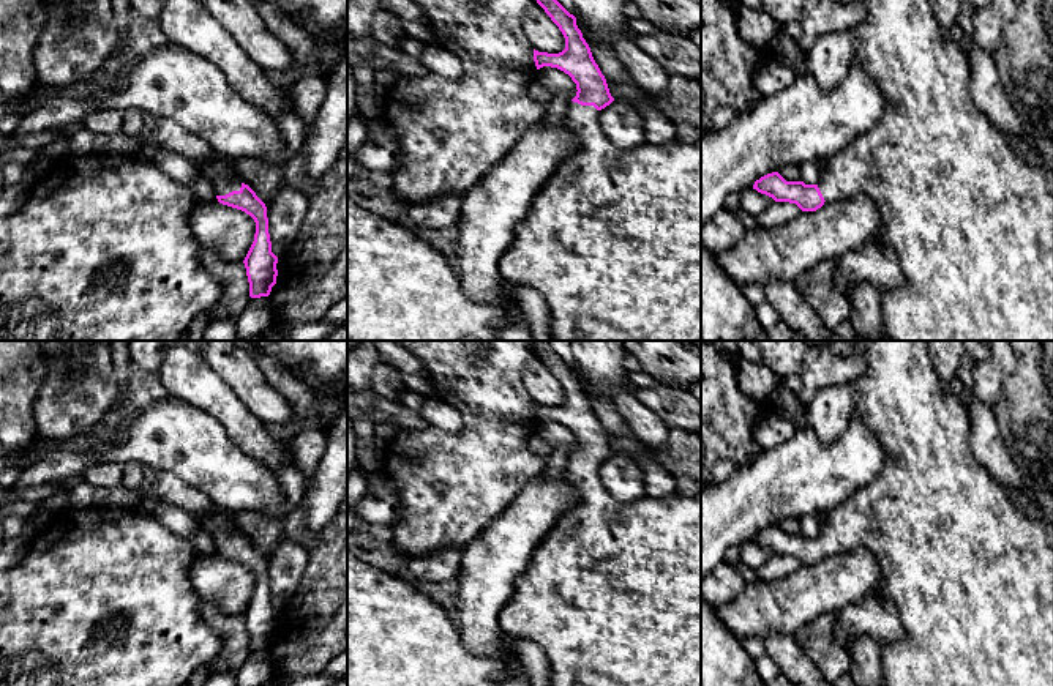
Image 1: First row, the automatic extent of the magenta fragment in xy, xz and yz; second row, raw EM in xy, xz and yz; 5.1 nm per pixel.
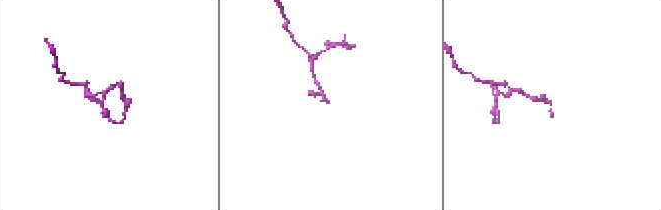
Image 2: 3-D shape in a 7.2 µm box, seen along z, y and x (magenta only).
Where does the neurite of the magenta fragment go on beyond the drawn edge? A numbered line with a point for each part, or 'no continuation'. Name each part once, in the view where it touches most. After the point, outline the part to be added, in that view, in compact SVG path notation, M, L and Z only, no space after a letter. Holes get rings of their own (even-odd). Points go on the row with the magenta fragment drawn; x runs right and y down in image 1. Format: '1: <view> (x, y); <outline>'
1: xy (218, 171); M213 155L207 161L199 162L197 167L199 172L212 181L216 196L226 196L232 191L240 191L242 180L234 175L230 161Z

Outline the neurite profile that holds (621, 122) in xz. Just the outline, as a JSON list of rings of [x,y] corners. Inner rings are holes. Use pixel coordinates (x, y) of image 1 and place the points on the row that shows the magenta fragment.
[[[614,99],[598,110],[598,123],[608,140],[624,150],[633,150],[646,144],[646,126],[638,109],[622,99]]]

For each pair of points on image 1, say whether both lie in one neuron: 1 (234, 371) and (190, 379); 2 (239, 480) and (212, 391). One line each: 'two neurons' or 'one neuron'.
1: two neurons
2: two neurons

